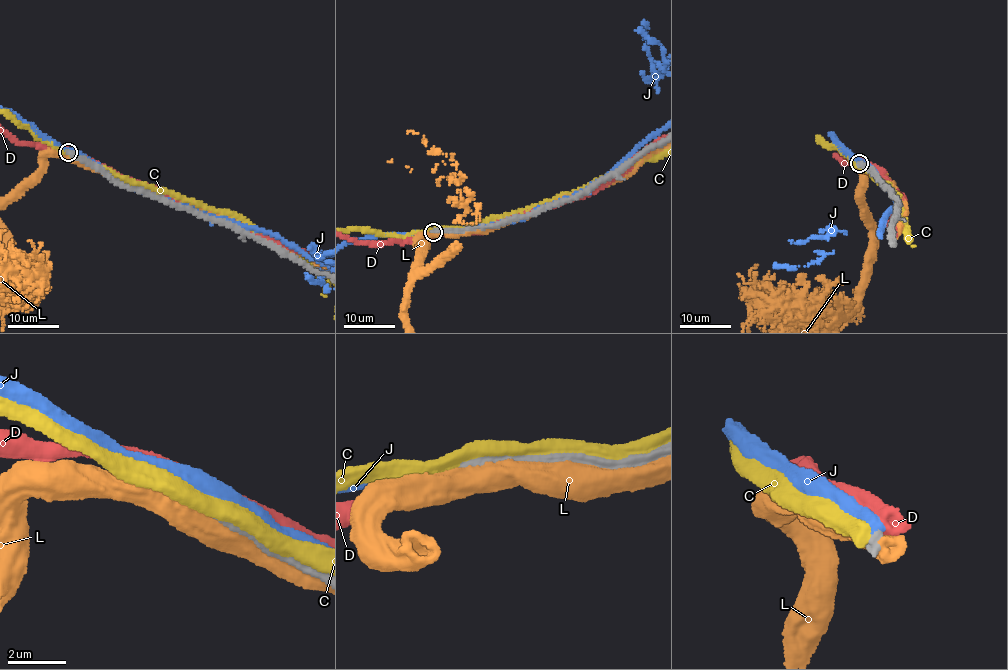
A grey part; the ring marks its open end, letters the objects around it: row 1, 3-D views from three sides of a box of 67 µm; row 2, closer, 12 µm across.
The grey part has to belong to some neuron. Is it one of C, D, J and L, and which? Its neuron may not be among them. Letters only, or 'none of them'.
none of them

